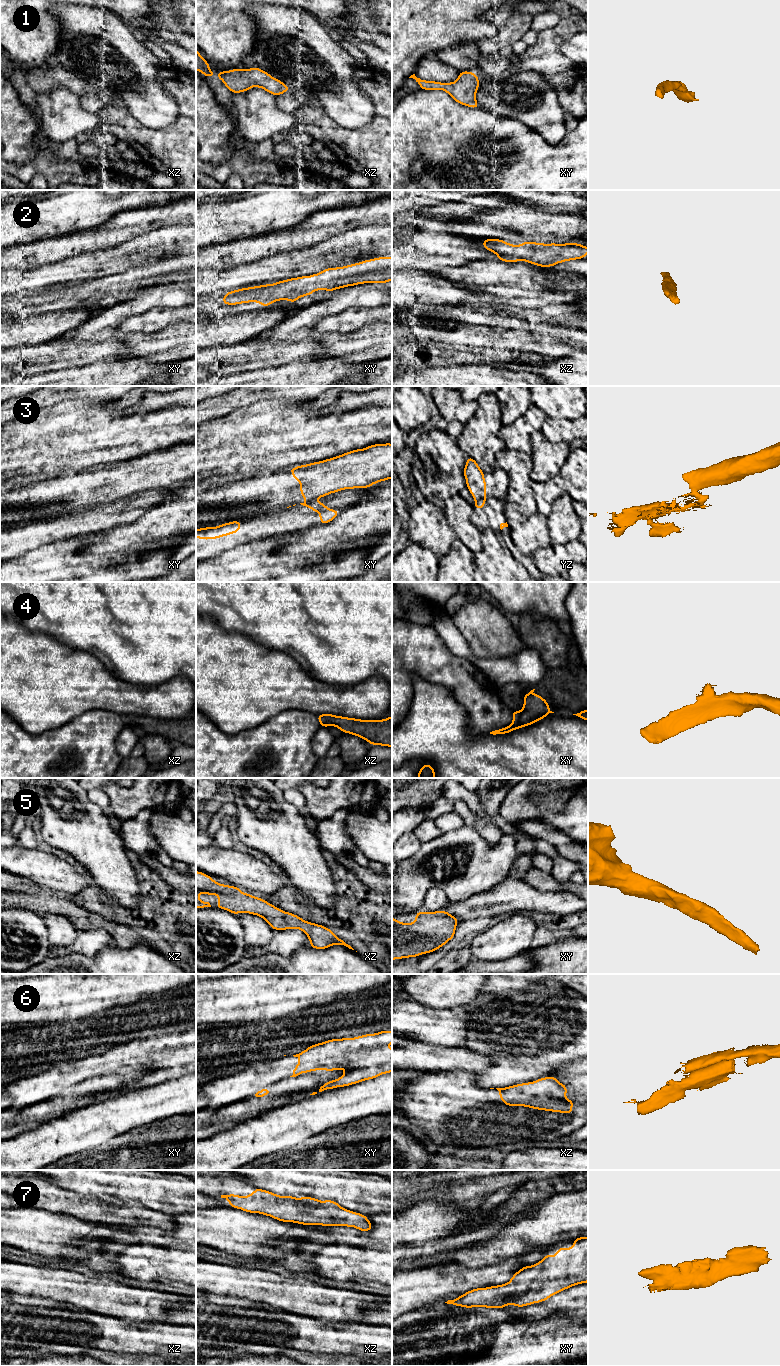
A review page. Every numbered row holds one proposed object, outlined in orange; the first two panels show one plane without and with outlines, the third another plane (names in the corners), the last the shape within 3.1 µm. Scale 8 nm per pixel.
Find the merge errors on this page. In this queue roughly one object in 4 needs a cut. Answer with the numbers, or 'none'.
3

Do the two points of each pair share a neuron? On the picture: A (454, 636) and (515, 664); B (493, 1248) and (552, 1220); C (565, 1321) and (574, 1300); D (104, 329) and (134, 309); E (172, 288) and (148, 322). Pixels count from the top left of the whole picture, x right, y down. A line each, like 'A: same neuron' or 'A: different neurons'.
A: same neuron
B: same neuron
C: different neurons
D: same neuron
E: different neurons

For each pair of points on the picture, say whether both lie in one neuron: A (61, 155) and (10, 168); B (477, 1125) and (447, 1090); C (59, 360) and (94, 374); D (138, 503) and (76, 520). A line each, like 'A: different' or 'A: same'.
A: different
B: same
C: different
D: same

